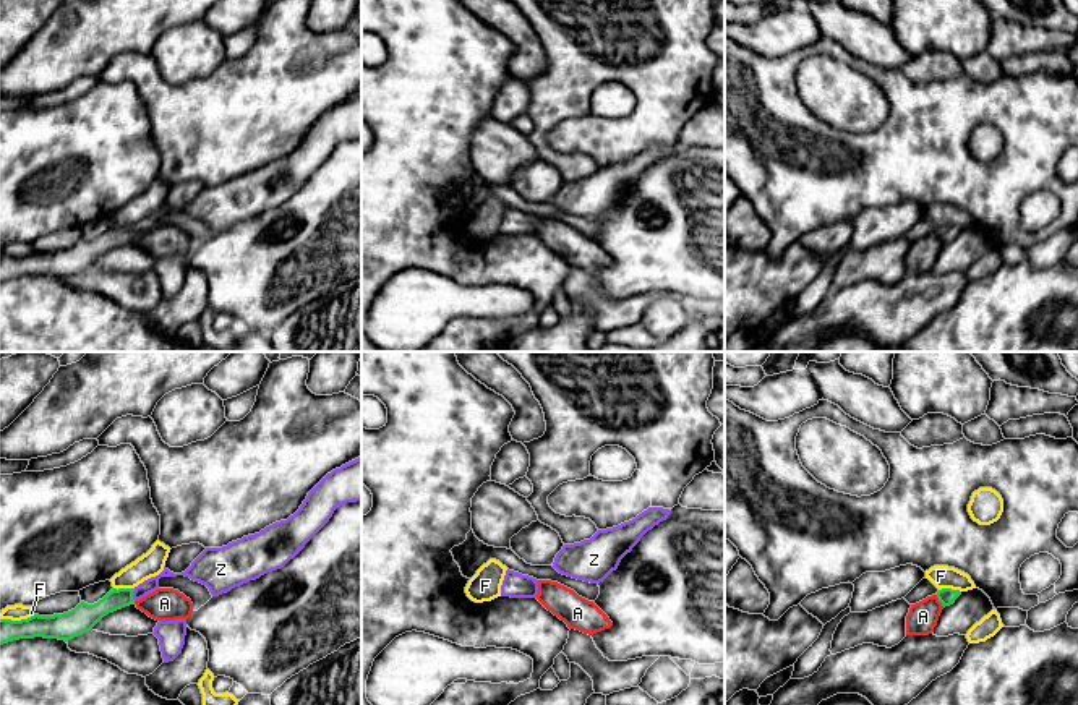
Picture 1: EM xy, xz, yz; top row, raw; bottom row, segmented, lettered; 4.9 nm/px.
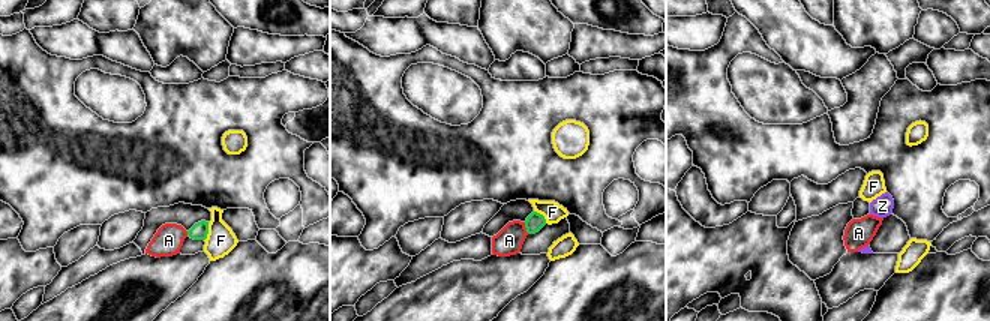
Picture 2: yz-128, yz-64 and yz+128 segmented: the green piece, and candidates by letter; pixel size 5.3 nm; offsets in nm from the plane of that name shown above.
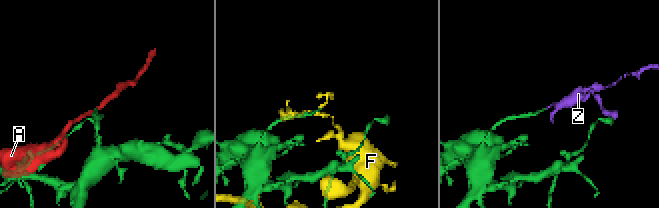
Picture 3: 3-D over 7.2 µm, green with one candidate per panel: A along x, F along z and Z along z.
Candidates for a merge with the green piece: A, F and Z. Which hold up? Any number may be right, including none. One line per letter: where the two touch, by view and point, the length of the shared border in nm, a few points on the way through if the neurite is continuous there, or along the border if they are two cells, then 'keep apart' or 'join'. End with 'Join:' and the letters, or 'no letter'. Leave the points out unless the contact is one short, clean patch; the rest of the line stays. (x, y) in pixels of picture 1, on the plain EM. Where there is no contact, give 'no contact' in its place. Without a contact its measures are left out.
A: yz (939, 237) | 80 nm | keep apart
F: yz (950, 226) | 110 nm | keep apart
Z: xy (132, 232) | 60 nm | across xy (86, 253), (117, 235), (132, 232), (149, 222) | join
Join: Z

